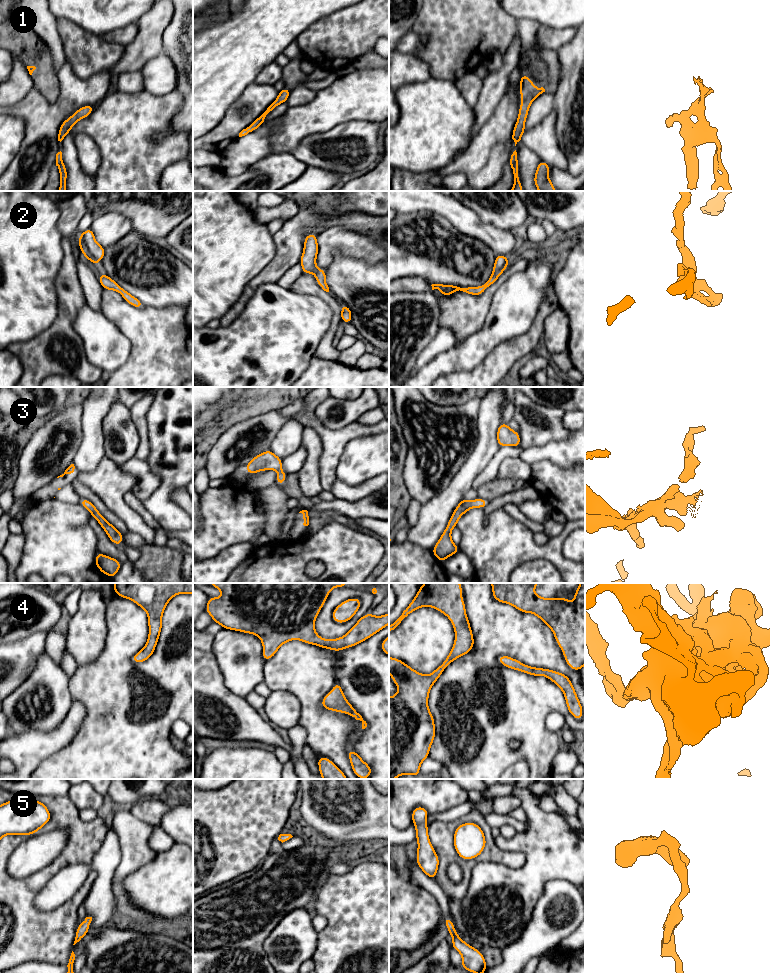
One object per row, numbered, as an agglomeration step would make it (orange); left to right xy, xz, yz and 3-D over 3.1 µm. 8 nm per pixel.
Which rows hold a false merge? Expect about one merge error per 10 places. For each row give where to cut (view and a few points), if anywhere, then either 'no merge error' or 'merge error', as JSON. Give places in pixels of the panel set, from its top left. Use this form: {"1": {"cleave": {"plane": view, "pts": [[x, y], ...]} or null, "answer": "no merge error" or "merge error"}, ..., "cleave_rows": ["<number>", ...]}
{"1": {"cleave": null, "answer": "no merge error"}, "2": {"cleave": null, "answer": "no merge error"}, "3": {"cleave": null, "answer": "no merge error"}, "4": {"cleave": null, "answer": "no merge error"}, "5": {"cleave": null, "answer": "no merge error"}, "cleave_rows": []}

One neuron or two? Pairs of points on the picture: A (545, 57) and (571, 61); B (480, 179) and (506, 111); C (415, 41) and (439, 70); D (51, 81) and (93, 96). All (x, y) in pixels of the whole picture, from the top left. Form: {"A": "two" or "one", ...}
{"A": "two", "B": "one", "C": "two", "D": "two"}

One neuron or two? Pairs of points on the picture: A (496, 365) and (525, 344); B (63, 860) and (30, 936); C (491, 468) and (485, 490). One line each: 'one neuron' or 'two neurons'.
A: one neuron
B: one neuron
C: two neurons

